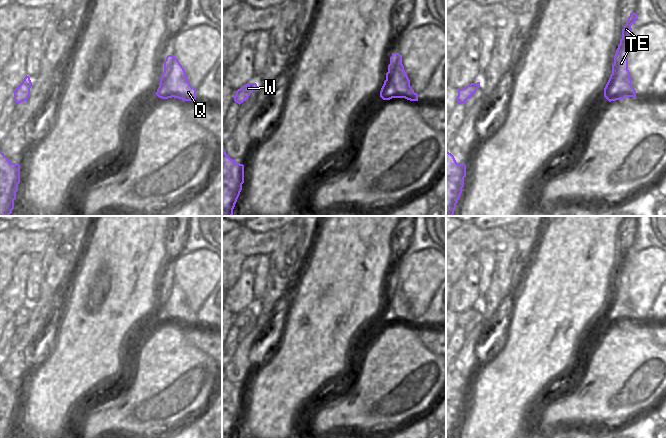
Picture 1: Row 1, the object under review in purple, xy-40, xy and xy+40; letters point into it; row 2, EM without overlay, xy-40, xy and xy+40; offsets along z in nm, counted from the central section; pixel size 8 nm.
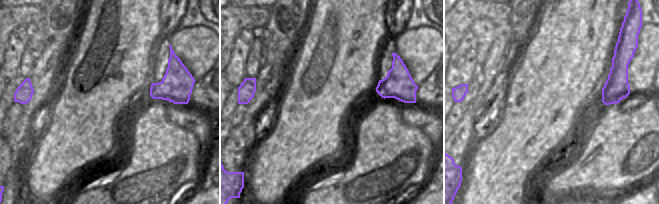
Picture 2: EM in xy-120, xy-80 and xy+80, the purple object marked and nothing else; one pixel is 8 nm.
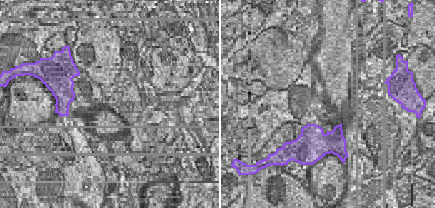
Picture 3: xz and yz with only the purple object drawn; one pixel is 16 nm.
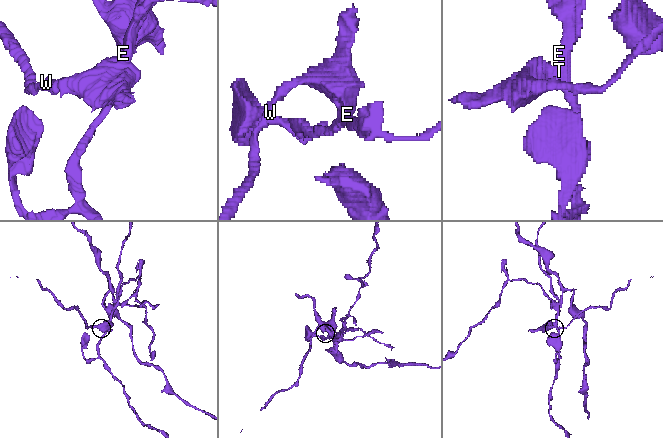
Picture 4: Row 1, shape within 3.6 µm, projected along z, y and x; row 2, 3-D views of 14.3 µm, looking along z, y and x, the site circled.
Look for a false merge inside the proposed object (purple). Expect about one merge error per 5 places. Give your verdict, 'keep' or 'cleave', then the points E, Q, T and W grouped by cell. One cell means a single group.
cleave; E T / Q W

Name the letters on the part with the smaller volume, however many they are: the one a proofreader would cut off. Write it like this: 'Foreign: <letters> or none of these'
Foreign: Q, W

